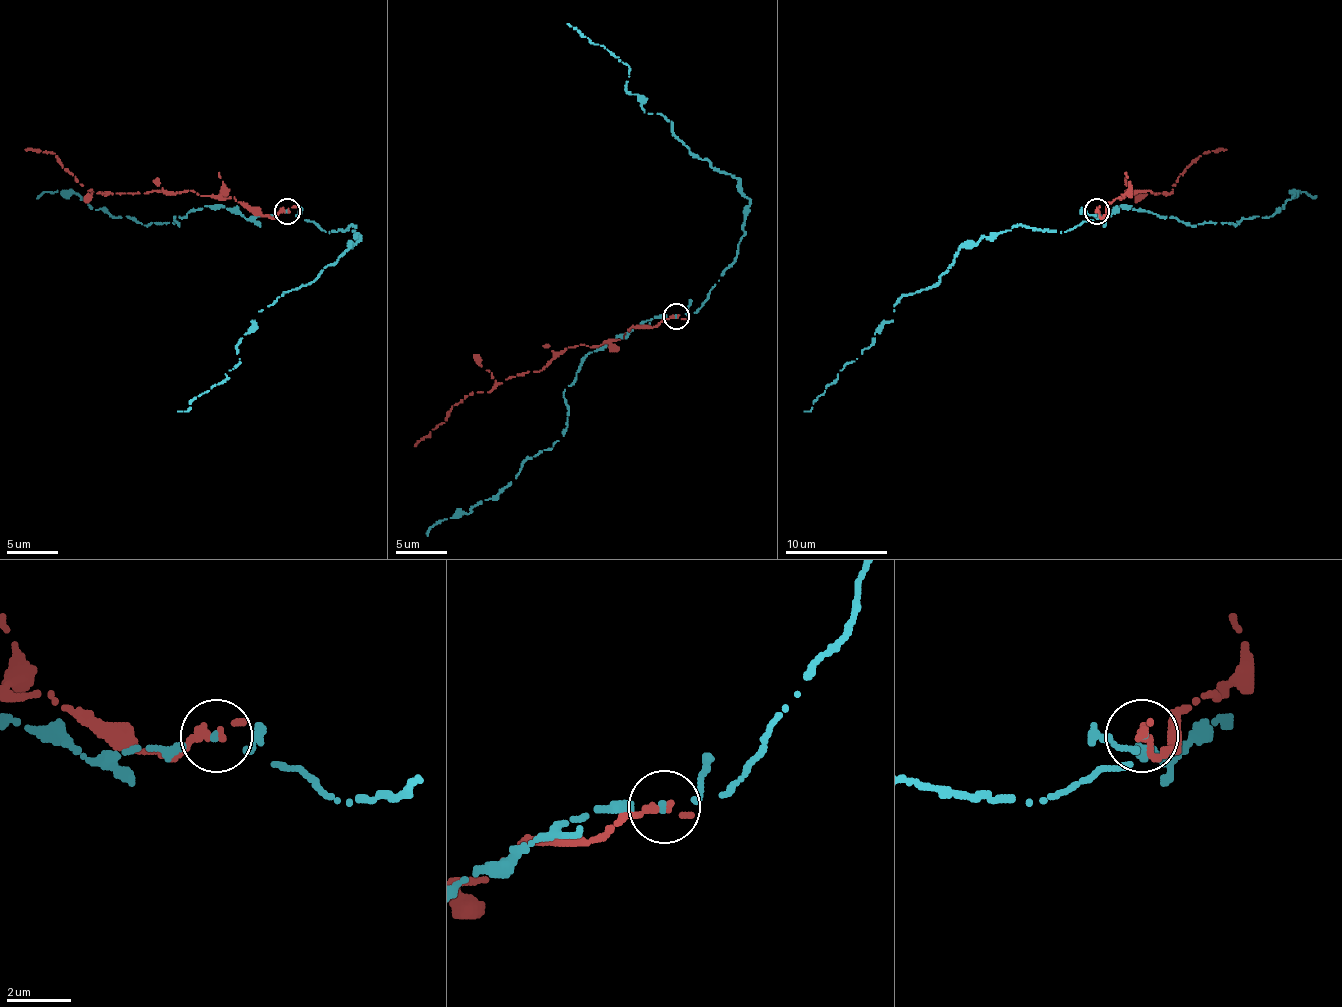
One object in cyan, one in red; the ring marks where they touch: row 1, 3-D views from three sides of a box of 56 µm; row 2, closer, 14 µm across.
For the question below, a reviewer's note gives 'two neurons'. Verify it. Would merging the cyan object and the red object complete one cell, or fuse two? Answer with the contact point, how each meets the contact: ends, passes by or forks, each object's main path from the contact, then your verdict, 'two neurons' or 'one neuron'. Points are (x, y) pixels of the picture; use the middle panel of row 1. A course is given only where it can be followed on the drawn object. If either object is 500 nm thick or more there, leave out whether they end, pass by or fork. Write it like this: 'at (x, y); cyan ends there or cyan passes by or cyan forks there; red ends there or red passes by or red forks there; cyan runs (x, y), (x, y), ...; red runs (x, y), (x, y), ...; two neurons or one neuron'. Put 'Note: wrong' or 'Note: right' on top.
Note: right
at (676, 316); cyan passes by; red ends there; cyan runs (676, 317), (696, 312), (735, 260), (750, 201), (737, 178), (645, 111), (627, 91), (629, 68), (568, 24); red runs (678, 317), (629, 327), (624, 337), (591, 348), (565, 348), (540, 371), (516, 373), (455, 404), (414, 445); two neurons

